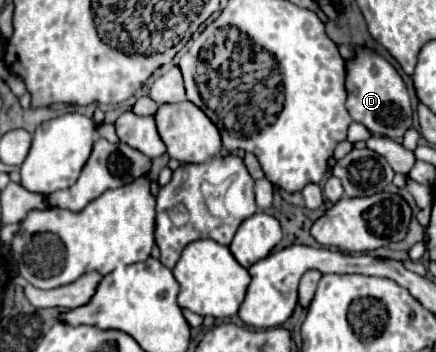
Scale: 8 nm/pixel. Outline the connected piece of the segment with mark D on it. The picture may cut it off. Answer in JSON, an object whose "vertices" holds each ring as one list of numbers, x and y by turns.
{"vertices":[[369,48,361,52,355,50,355,58,345,62,347,70,347,110,355,122,361,122,373,134,387,136,391,140,401,140,403,134,411,128,413,122,413,108,407,94,407,88,397,74,397,70,375,54]]}

